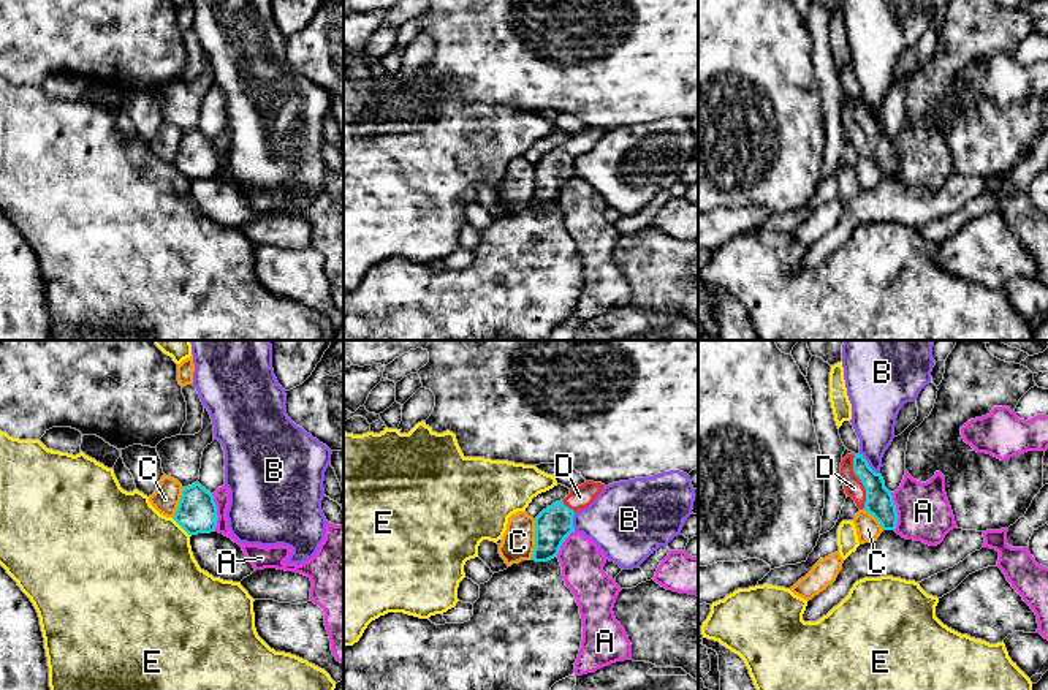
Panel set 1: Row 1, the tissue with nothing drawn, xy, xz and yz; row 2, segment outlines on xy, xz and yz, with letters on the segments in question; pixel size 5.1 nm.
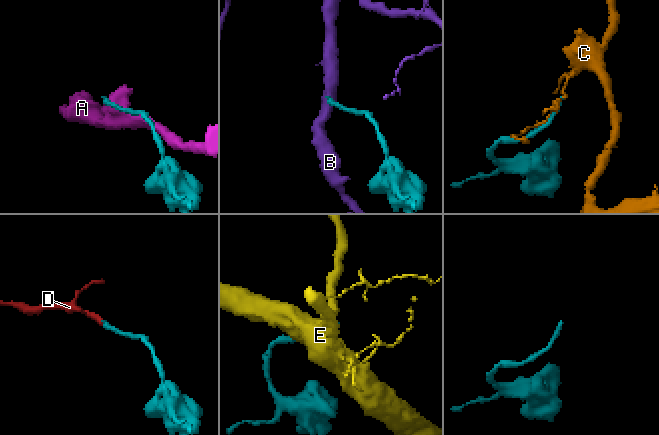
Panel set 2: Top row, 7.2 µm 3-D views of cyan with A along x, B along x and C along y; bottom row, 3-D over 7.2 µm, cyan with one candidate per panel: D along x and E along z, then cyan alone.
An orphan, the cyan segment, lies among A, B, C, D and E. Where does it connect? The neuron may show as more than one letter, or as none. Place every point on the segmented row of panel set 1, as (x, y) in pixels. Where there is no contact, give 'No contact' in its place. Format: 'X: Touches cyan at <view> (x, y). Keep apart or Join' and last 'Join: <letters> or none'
A: Touches cyan at yz (896, 511). Keep apart
B: Touches cyan at yz (868, 464). Keep apart
C: Touches cyan at xz (535, 538). Keep apart
D: Touches cyan at yz (861, 481). Join
E: Touches cyan at xy (181, 526). Keep apart
Join: D

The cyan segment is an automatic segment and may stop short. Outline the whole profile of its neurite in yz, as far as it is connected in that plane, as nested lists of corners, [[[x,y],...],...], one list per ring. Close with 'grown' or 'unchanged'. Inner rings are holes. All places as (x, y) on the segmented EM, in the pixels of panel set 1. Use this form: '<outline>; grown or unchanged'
[[[847,454],[841,462],[841,478],[845,494],[860,510],[872,514],[883,530],[894,530],[898,511],[891,492],[880,473],[875,473],[863,454]]]; grown

